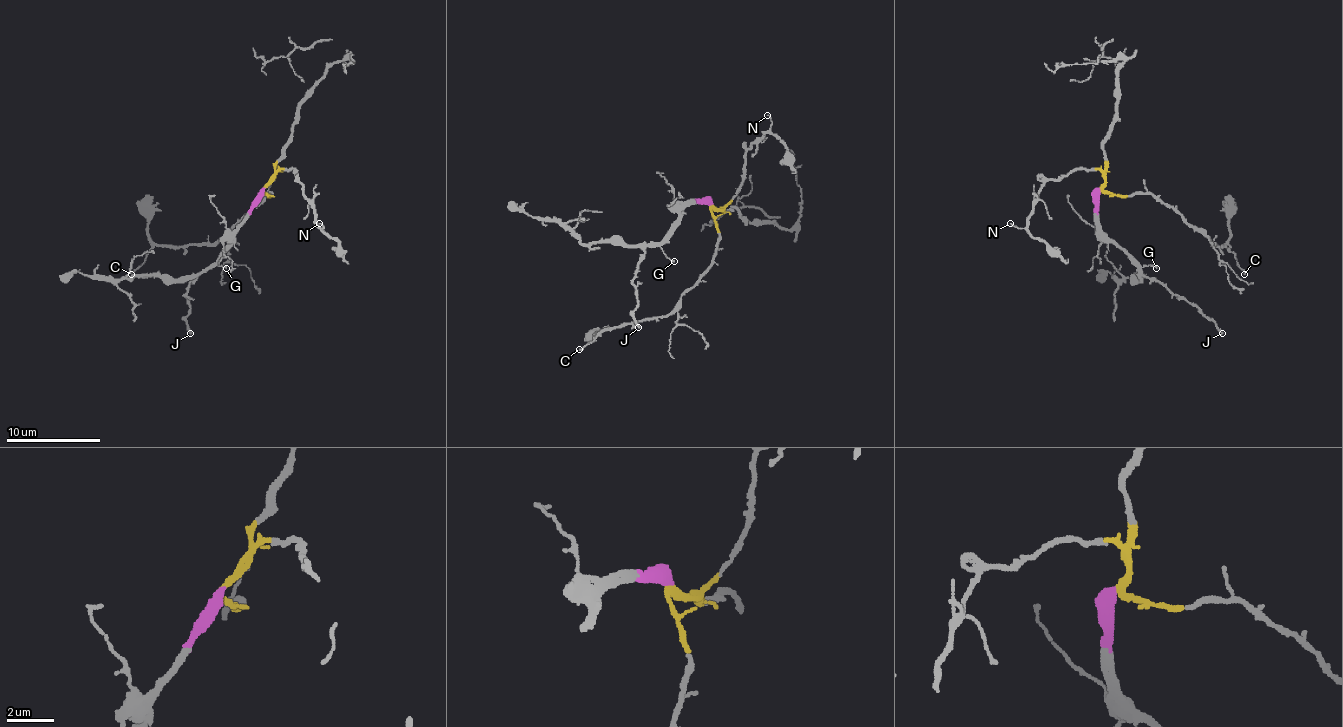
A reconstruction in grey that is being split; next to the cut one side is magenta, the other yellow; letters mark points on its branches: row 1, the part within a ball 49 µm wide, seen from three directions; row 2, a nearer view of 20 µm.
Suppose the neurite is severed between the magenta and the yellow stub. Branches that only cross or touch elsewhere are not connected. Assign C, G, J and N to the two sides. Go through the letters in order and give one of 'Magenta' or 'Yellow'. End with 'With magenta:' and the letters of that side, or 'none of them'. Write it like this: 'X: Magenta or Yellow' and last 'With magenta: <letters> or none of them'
C: Yellow
G: Magenta
J: Magenta
N: Yellow
With magenta: G, J

